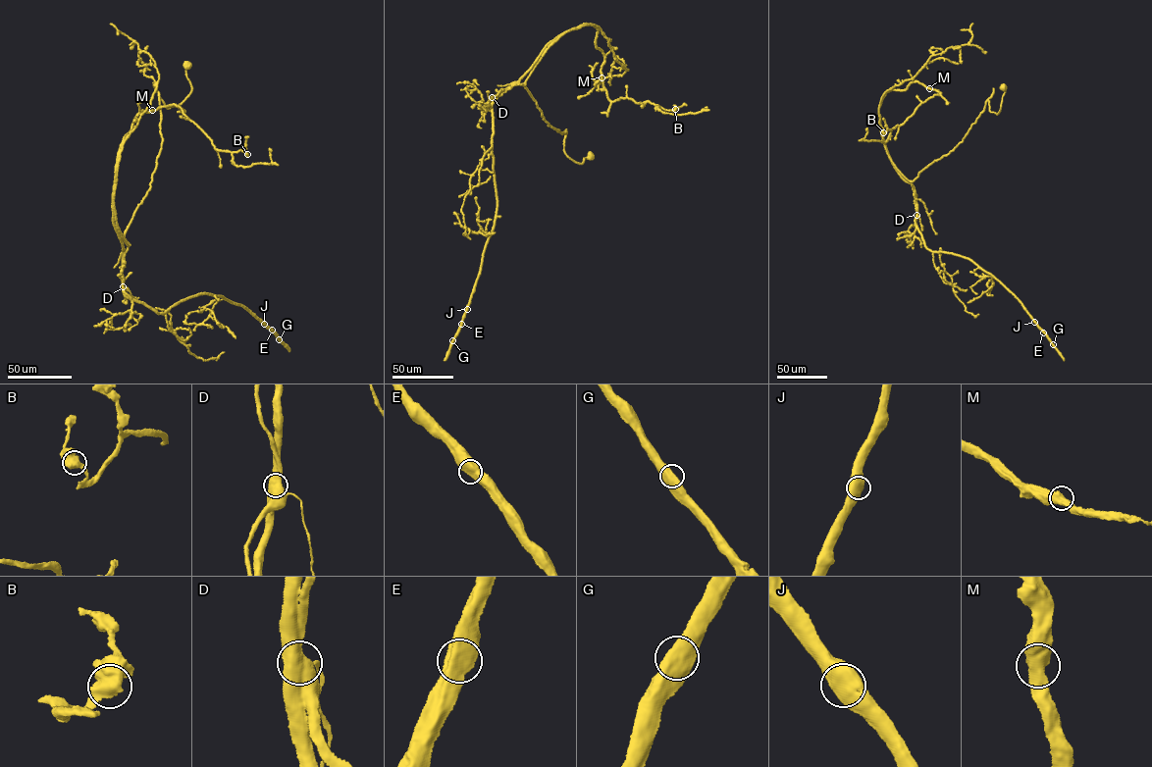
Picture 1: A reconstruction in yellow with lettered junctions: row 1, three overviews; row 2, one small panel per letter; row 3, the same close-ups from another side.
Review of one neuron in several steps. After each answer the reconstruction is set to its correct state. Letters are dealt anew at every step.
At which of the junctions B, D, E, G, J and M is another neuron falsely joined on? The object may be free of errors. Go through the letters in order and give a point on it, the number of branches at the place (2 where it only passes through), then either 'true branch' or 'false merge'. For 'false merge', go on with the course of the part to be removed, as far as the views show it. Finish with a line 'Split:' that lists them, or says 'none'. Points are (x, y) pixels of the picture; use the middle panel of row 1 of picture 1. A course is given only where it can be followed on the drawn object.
B: (675, 109) | 2 | true branch
D: (492, 97) | 2 | false merge | (492, 97), (523, 83), (549, 46), (589, 24), (598, 25), (628, 70), (599, 84), (592, 73), (598, 63)
E: (461, 324) | 2 | true branch
G: (452, 340) | 2 | true branch
J: (467, 309) | 2 | true branch
M: (602, 77) | 2 | true branch
Split: D

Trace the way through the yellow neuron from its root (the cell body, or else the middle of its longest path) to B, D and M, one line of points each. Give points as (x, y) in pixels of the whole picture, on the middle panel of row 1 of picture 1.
B: (591, 155), (568, 157), (566, 131), (520, 85), (568, 30), (597, 27), (609, 100), (675, 109)
D: (591, 155), (580, 164), (568, 157), (566, 131), (549, 126), (523, 83), (492, 97)
M: (591, 155), (568, 157), (566, 131), (520, 85), (586, 23), (598, 29), (602, 77)

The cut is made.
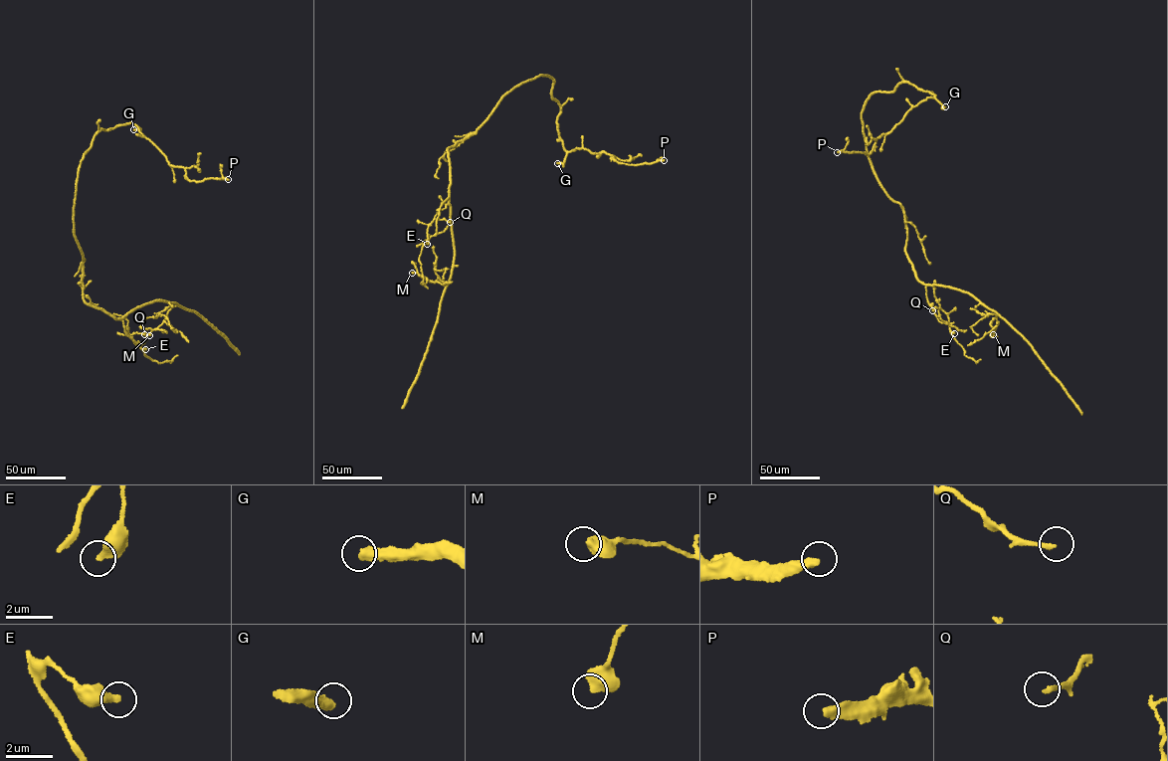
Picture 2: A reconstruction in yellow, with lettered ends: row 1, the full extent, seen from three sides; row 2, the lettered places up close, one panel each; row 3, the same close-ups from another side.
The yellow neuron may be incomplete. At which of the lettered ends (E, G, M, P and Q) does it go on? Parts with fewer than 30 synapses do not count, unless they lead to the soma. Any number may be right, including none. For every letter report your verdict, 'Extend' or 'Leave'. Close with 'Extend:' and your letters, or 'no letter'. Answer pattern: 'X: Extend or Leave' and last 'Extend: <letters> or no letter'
E: Leave
G: Extend
M: Leave
P: Extend
Q: Leave
Extend: G, P

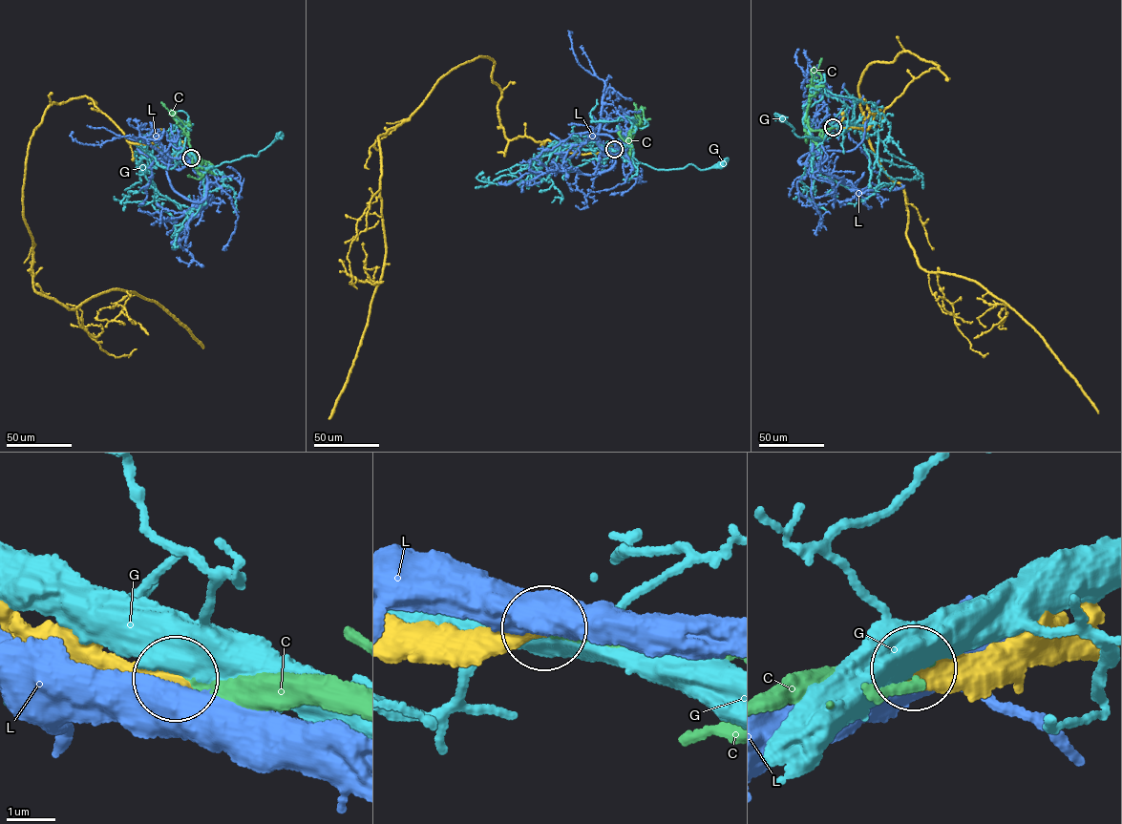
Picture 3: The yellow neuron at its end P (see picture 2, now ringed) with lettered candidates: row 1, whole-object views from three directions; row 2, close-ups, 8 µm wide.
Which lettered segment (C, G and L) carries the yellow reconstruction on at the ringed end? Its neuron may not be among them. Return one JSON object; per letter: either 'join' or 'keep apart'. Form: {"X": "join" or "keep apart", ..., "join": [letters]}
{"C": "join", "G": "keep apart", "L": "keep apart", "join": ["C"]}

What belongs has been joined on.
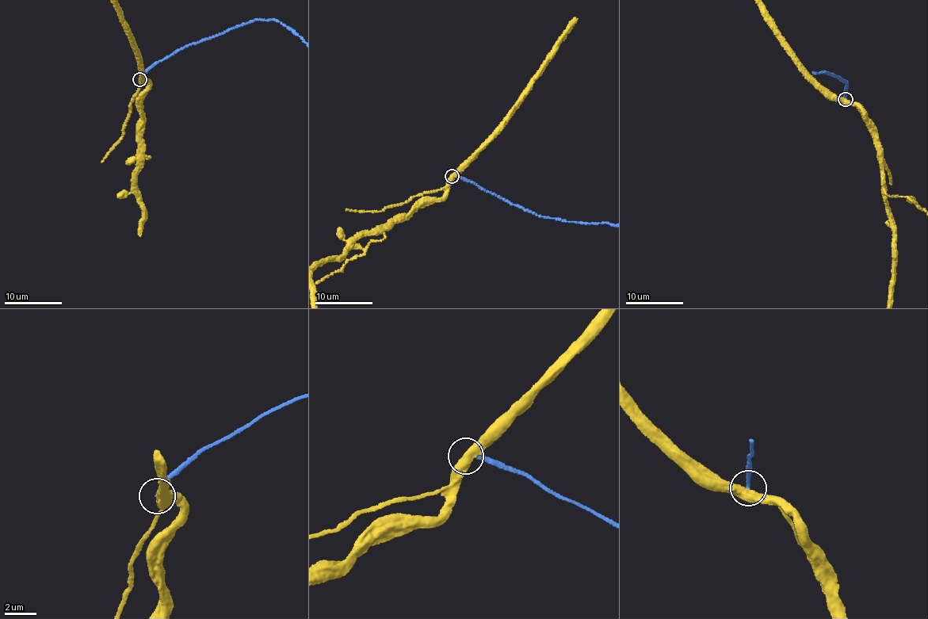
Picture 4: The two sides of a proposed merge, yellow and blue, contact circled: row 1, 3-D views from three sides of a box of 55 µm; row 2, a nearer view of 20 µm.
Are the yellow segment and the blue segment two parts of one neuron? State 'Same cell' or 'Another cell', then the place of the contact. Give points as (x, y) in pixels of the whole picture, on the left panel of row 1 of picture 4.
Another cell. Place: (139, 79)

